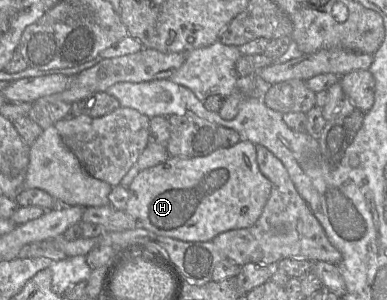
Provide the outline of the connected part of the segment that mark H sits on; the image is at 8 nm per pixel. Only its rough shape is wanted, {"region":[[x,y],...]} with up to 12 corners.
{"region":[[256,145],[141,170],[124,212],[185,242],[256,223]]}

